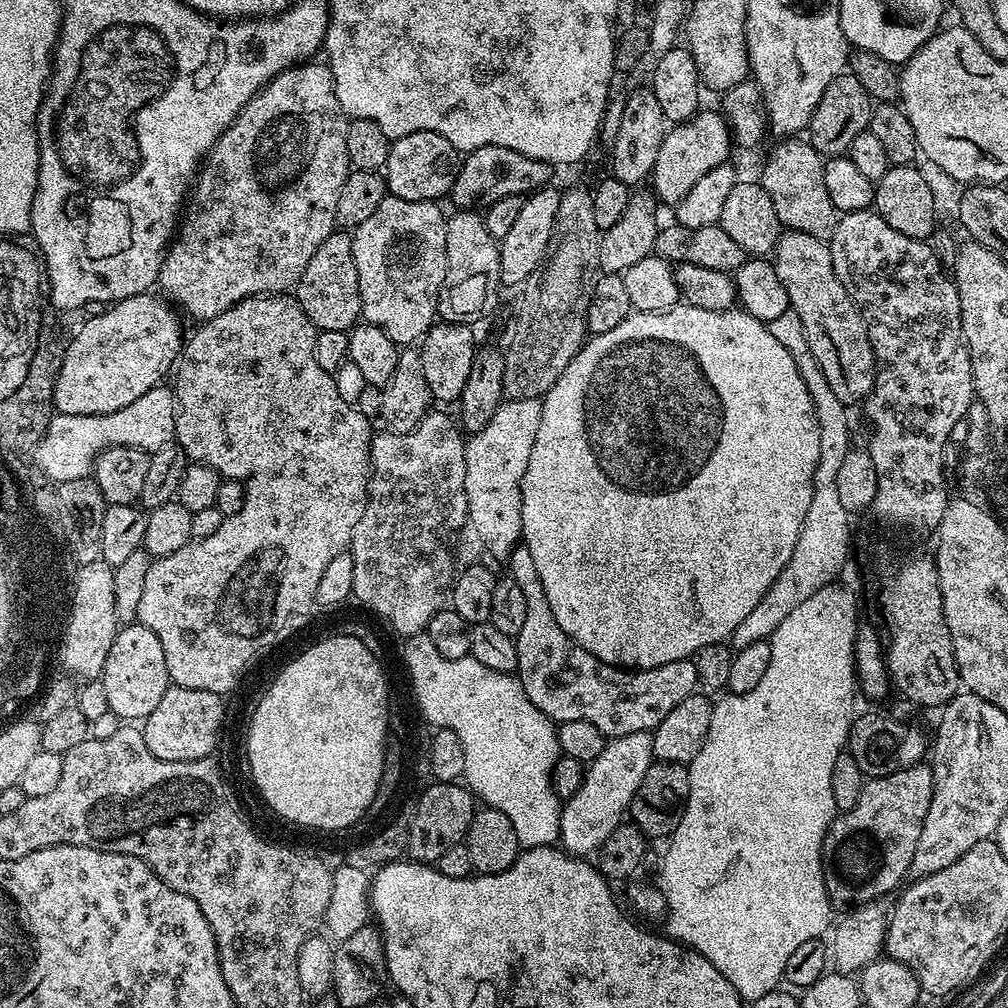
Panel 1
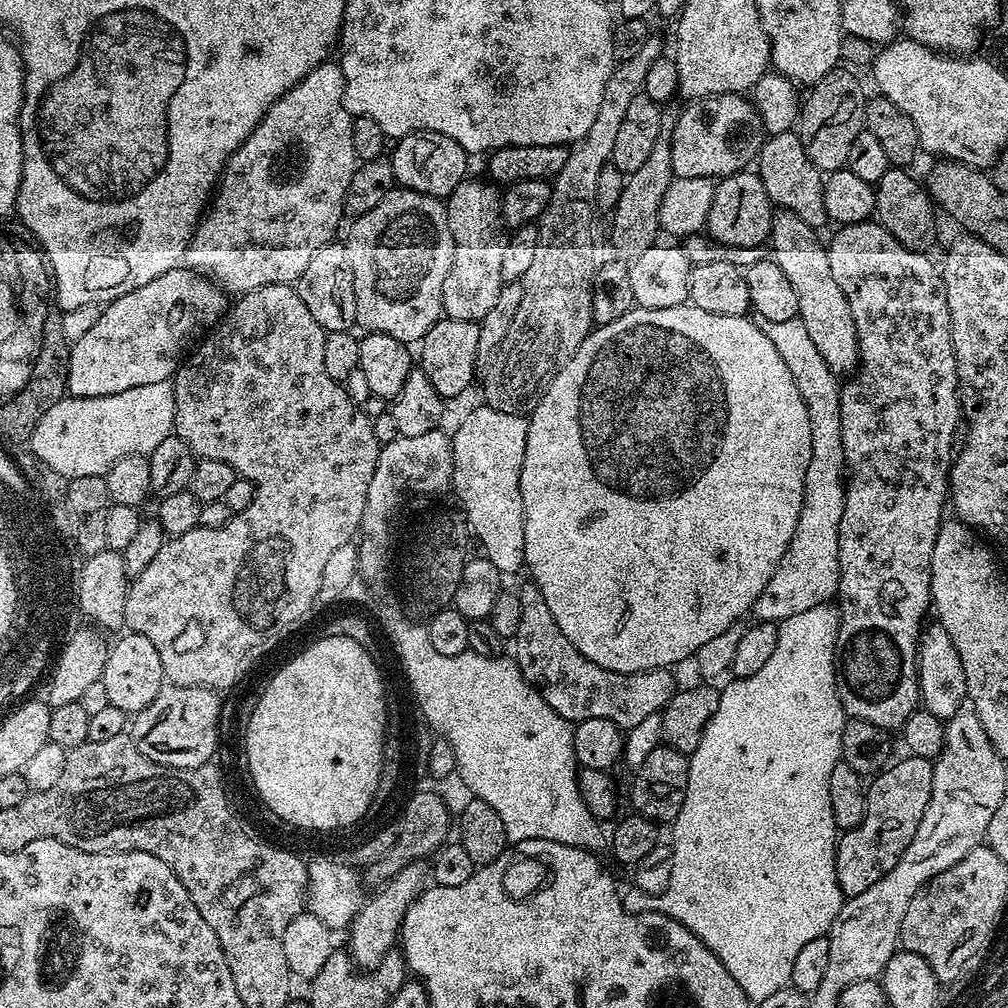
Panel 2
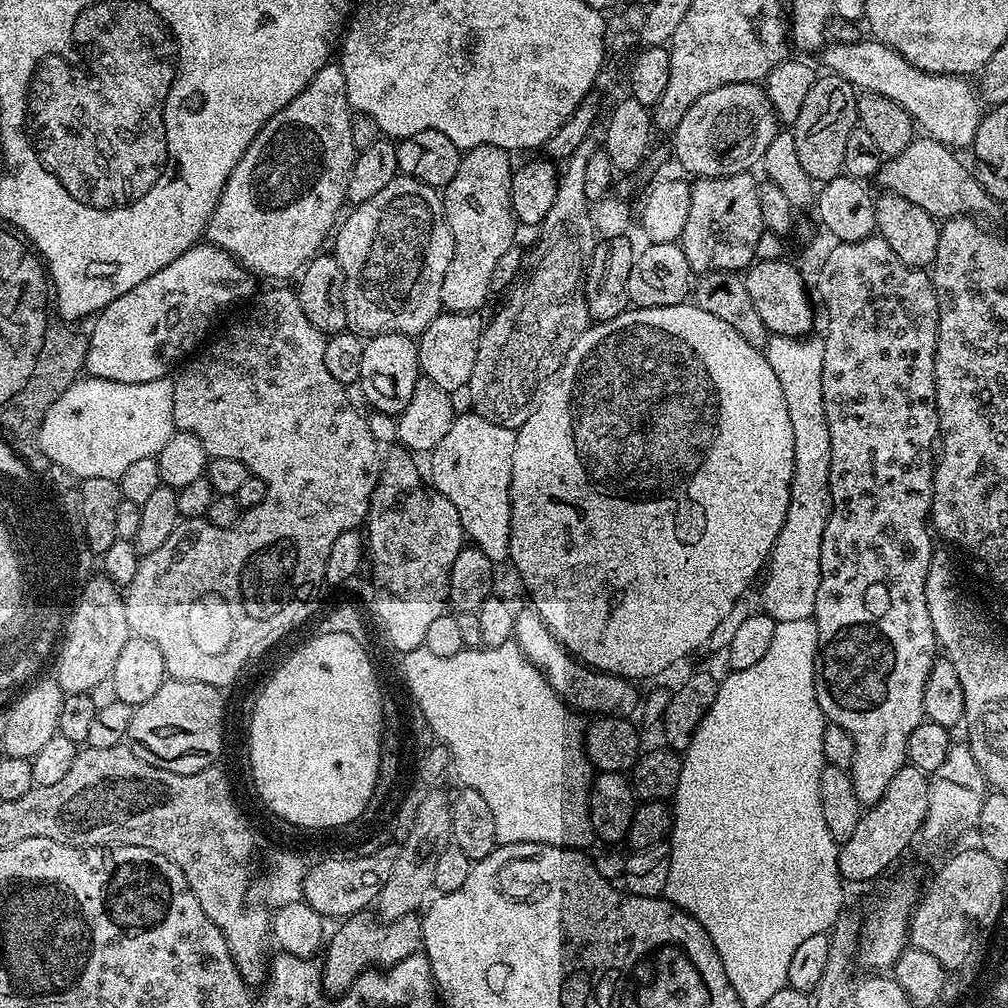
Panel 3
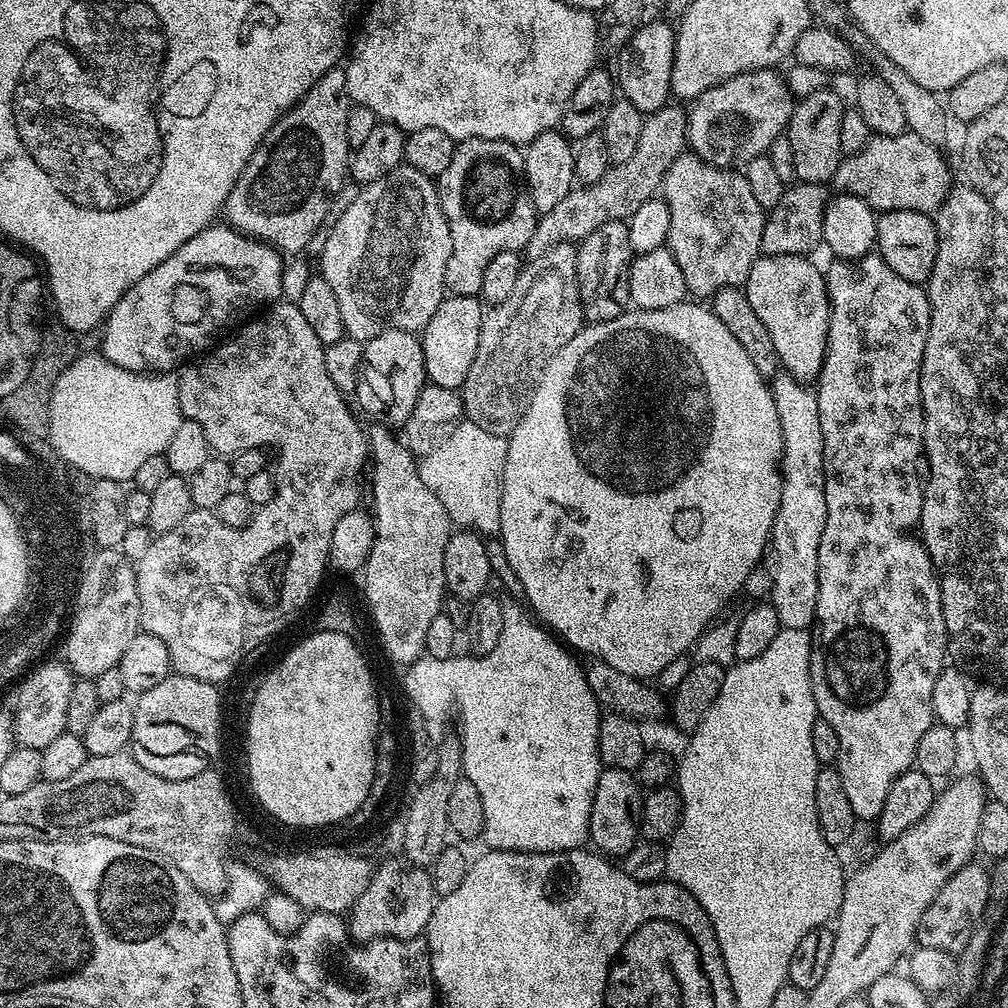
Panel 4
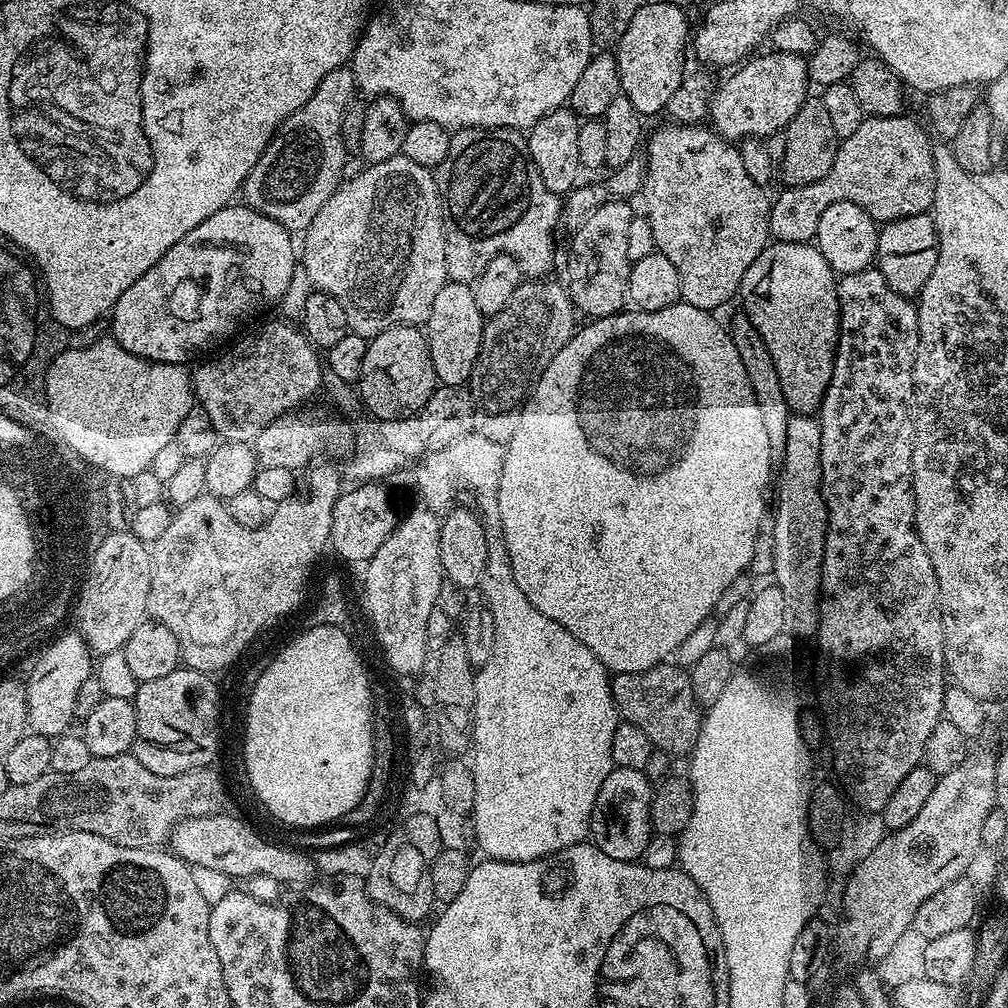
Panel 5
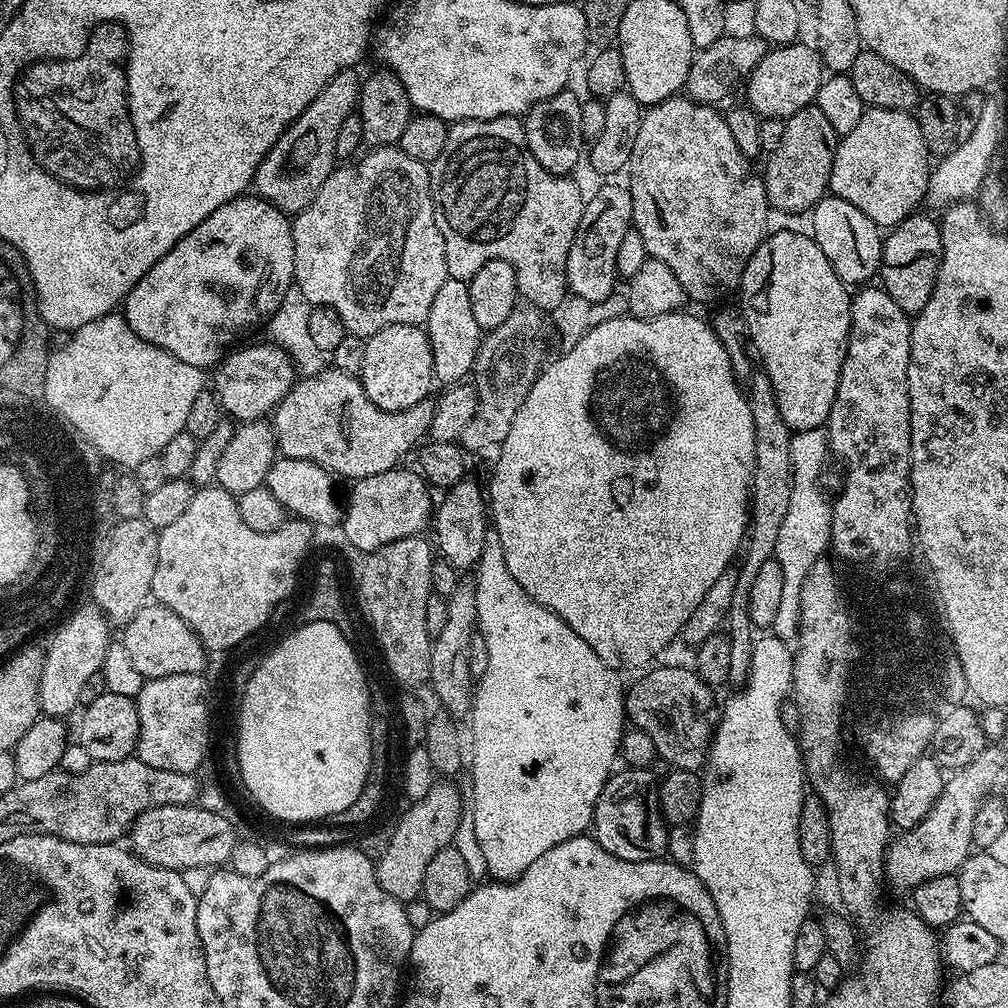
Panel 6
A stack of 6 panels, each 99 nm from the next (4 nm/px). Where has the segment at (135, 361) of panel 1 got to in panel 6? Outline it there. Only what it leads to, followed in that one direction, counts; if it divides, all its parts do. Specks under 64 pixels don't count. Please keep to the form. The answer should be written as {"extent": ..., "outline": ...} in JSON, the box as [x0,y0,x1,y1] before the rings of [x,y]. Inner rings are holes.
{"extent":[122,194,294,370],"outline":[[[245,194],[237,196],[235,200],[226,202],[222,206],[218,206],[218,210],[214,210],[214,214],[210,214],[201,224],[194,226],[194,230],[190,230],[190,234],[186,234],[186,238],[179,240],[161,260],[154,262],[154,266],[150,266],[150,270],[146,270],[146,274],[134,286],[134,290],[130,290],[128,297],[125,298],[122,305],[122,315],[124,321],[130,326],[130,330],[134,330],[134,334],[138,334],[138,338],[142,338],[146,342],[150,342],[154,346],[174,354],[174,358],[178,358],[190,366],[198,366],[208,370],[213,366],[219,365],[226,355],[226,349],[235,345],[237,343],[235,340],[247,328],[252,328],[255,324],[263,325],[268,317],[274,314],[274,310],[278,310],[282,298],[286,298],[286,290],[293,287],[293,284],[294,238],[292,237],[292,226],[289,217],[285,213],[278,211],[274,205],[266,202],[260,196]]]}

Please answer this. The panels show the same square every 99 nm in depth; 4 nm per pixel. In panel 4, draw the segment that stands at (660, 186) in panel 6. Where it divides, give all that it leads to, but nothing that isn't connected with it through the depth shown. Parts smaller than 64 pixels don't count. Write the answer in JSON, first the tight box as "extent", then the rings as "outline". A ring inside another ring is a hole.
{"extent":[662,154,766,298],"outline":[[[683,154],[677,157],[676,161],[669,166],[669,170],[664,176],[662,198],[668,203],[668,209],[670,210],[670,234],[668,235],[666,247],[674,254],[674,262],[678,262],[678,267],[682,269],[682,278],[686,278],[686,286],[689,293],[693,297],[706,296],[706,298],[712,298],[720,288],[740,288],[743,286],[750,278],[750,270],[754,266],[754,262],[759,260],[762,255],[760,250],[762,246],[762,226],[766,215],[766,209],[758,206],[758,201],[754,199],[754,194],[750,194],[750,182],[746,182],[744,175],[731,168],[715,168],[698,155]]]}

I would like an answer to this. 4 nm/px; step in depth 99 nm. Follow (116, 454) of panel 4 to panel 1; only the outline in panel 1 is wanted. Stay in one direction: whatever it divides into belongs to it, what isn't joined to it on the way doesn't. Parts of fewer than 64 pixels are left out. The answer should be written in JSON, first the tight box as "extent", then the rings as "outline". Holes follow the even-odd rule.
{"extent":[34,386,176,485],"outline":[[[157,386],[146,390],[142,398],[137,398],[135,402],[130,402],[130,406],[122,406],[122,410],[114,410],[108,414],[62,414],[56,412],[49,425],[46,426],[45,436],[41,438],[36,446],[34,459],[36,464],[45,473],[49,480],[55,480],[57,485],[71,480],[85,479],[93,471],[96,457],[105,448],[114,446],[130,446],[140,448],[149,454],[156,452],[162,446],[173,443],[176,434],[176,394],[171,387]]]}

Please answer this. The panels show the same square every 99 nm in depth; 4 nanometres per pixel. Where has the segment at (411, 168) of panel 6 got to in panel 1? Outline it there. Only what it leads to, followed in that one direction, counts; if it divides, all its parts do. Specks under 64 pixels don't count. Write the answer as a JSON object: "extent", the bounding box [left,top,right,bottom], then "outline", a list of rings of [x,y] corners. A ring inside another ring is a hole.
{"extent":[351,194,446,346],"outline":[[[391,194],[385,196],[382,206],[378,206],[378,210],[374,210],[374,214],[370,214],[370,218],[366,218],[366,222],[362,222],[351,233],[352,249],[354,250],[354,266],[358,270],[358,286],[360,287],[360,310],[363,319],[367,323],[378,326],[394,343],[398,346],[412,346],[426,335],[428,329],[432,327],[438,316],[438,305],[440,302],[440,291],[444,285],[446,278],[446,223],[445,213],[440,213],[441,205],[439,203],[423,200],[422,202],[406,202],[402,198]]]}

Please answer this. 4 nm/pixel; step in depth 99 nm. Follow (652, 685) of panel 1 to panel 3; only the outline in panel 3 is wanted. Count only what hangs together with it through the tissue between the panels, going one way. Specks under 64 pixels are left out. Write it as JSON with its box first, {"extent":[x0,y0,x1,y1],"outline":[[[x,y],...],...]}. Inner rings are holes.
{"extent":[514,607,633,713],"outline":[[[527,607],[516,612],[514,642],[524,651],[528,660],[535,664],[544,677],[548,679],[548,685],[573,709],[579,710],[581,713],[619,713],[621,711],[620,707],[627,702],[633,685],[622,676],[609,676],[603,672],[597,672],[575,659],[572,653],[549,630],[544,619],[538,614],[536,607]]]}

